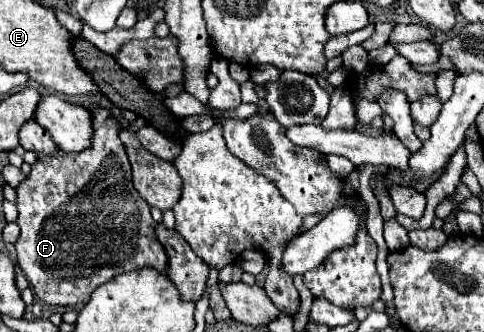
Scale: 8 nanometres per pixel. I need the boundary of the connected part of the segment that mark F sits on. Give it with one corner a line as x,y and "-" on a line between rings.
92,108
92,146
82,152
58,150
52,156
40,154
32,164
30,174
16,188
16,206
20,238
16,242
18,266
28,278
38,300
52,306
76,306
86,304
94,288
106,280
136,270
140,266
152,266
158,272
166,272
166,252
154,234
156,222
152,220
146,200
140,198
132,186
132,174
128,156
118,138
122,122
106,108

